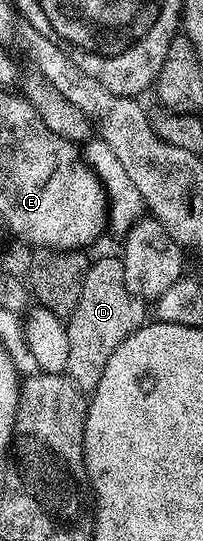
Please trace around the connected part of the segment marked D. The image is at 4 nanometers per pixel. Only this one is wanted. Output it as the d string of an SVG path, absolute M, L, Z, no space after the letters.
M117 254L102 255L91 262L80 289L80 301L65 320L68 333L68 365L65 374L83 393L92 393L100 385L108 357L120 349L125 339L147 322L147 304L133 295L124 281L124 265Z

